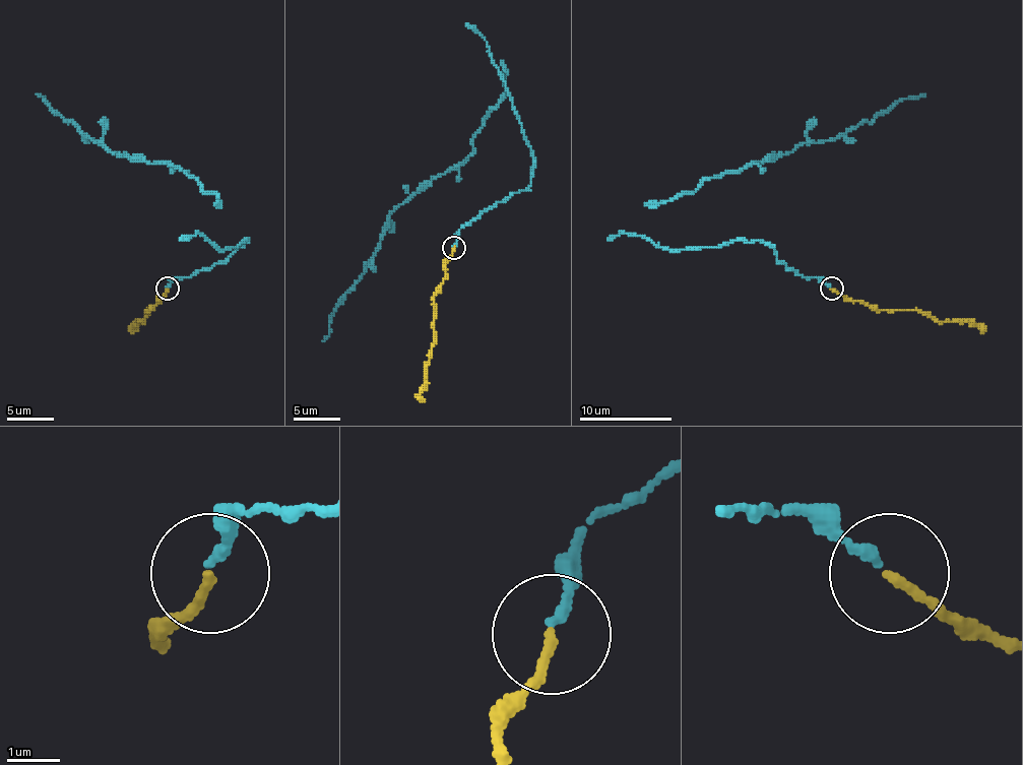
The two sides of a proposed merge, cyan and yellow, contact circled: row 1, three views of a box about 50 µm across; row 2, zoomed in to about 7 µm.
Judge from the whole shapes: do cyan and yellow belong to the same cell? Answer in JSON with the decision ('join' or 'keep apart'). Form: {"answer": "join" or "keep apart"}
{"answer": "join"}

